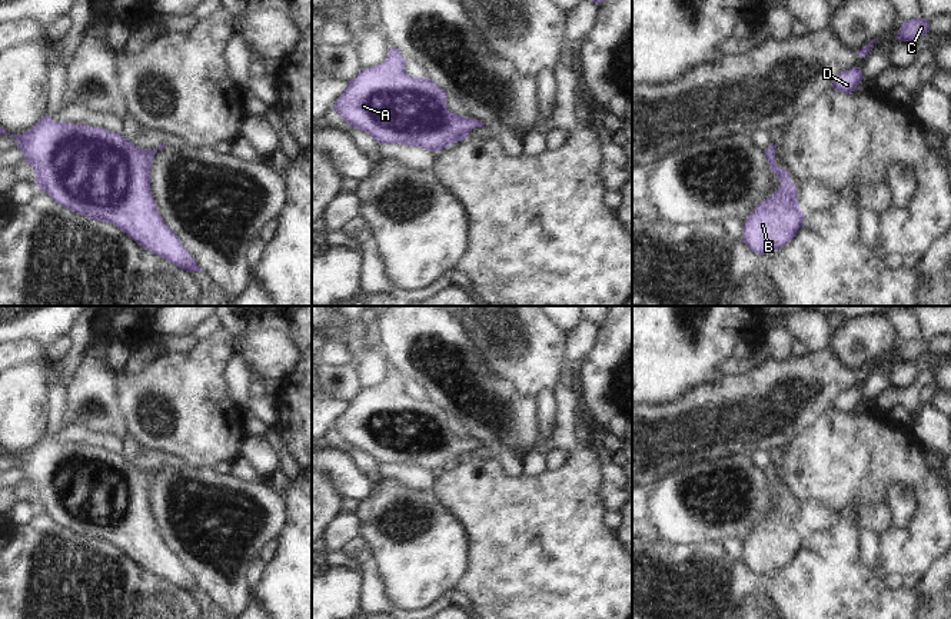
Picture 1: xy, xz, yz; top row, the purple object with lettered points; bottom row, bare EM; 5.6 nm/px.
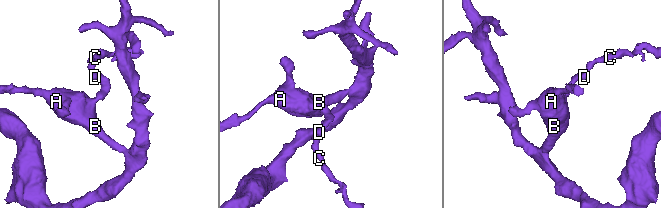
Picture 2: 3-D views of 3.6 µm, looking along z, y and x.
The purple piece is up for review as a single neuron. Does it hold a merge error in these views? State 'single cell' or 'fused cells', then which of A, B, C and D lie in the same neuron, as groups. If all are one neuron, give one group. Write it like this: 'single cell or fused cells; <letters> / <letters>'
single cell; A B C D

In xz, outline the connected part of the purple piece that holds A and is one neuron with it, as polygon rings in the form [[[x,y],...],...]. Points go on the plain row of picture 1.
[[[390,367],[386,379],[348,400],[348,406],[333,425],[333,430],[352,447],[370,455],[378,463],[402,463],[419,466],[430,472],[463,460],[475,447],[485,445],[473,437],[452,433],[446,426],[448,413],[436,403],[423,397],[409,397],[405,393],[406,380],[398,369]]]

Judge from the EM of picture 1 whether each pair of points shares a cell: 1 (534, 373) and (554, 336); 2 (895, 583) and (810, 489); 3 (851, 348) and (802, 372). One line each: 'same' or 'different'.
1: same
2: different
3: different

